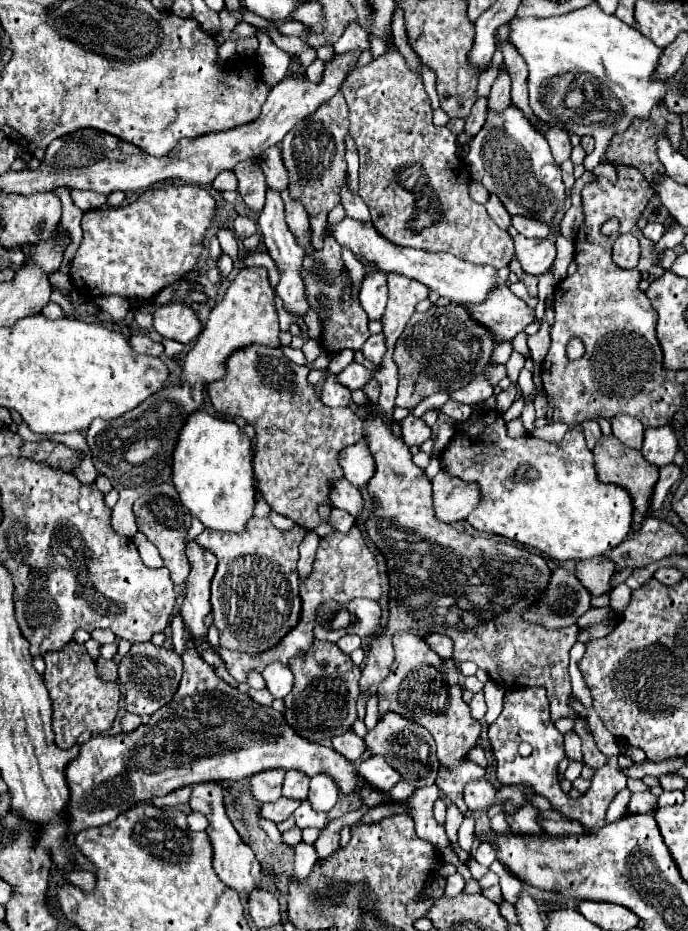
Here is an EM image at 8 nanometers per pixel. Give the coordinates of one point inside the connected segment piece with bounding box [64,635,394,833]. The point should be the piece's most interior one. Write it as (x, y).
(210, 731)

